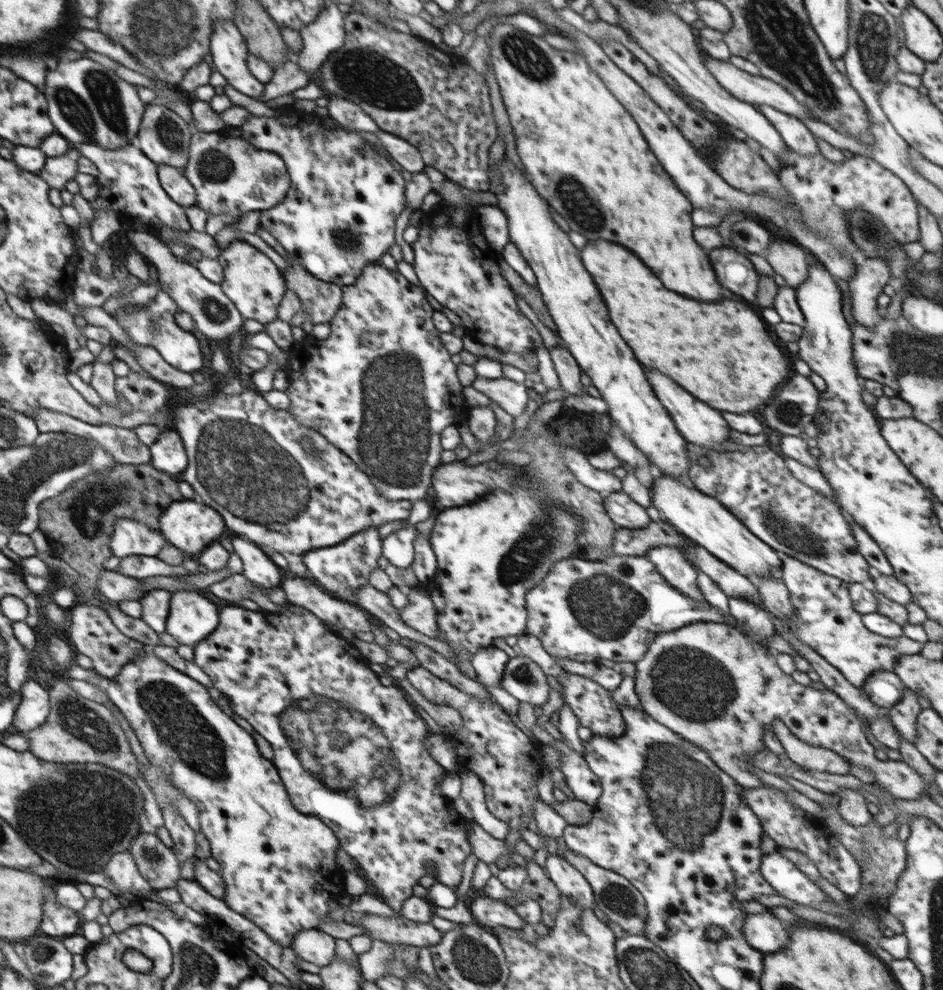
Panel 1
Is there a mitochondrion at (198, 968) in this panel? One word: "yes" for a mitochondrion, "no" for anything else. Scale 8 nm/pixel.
yes

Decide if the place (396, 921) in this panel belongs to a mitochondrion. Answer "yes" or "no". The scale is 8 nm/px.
no

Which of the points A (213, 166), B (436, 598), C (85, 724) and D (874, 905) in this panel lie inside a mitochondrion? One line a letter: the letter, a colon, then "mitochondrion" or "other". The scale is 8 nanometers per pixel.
A: mitochondrion
B: other
C: mitochondrion
D: other

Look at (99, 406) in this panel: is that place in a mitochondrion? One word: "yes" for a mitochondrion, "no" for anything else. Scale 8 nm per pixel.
no

